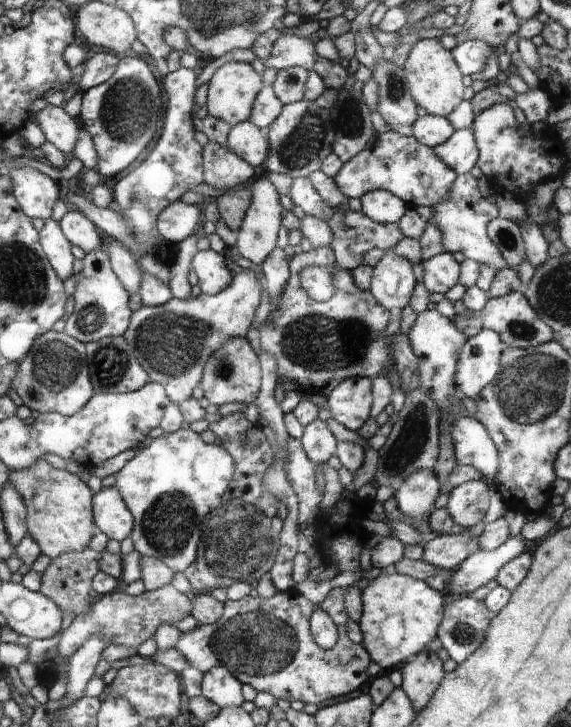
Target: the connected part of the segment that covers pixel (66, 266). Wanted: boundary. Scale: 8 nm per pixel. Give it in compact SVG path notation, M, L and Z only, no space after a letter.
M51 219L50 221L45 221L41 234L44 250L48 258L51 258L56 272L60 274L60 278L65 281L71 276L75 276L74 262L76 262L76 256L72 252L73 242L70 242L64 232L61 220Z

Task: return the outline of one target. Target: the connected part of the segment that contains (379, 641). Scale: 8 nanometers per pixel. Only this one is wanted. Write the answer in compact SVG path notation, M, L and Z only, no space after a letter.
M383 570L382 574L371 579L368 586L361 591L362 614L358 624L362 631L362 645L370 654L373 662L379 664L383 675L400 669L409 660L422 652L430 640L436 638L438 626L444 618L444 598L440 591L434 592L423 580L402 575L393 570Z

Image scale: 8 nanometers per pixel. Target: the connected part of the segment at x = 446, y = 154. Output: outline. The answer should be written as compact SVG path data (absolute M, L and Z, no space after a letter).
M471 128L455 130L444 144L436 146L434 150L457 175L469 173L478 164L478 143Z

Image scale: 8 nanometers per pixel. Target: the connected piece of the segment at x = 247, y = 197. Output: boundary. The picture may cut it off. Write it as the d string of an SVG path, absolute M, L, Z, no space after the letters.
M248 186L230 189L216 199L221 218L231 230L240 230L247 210L251 208L252 194Z

